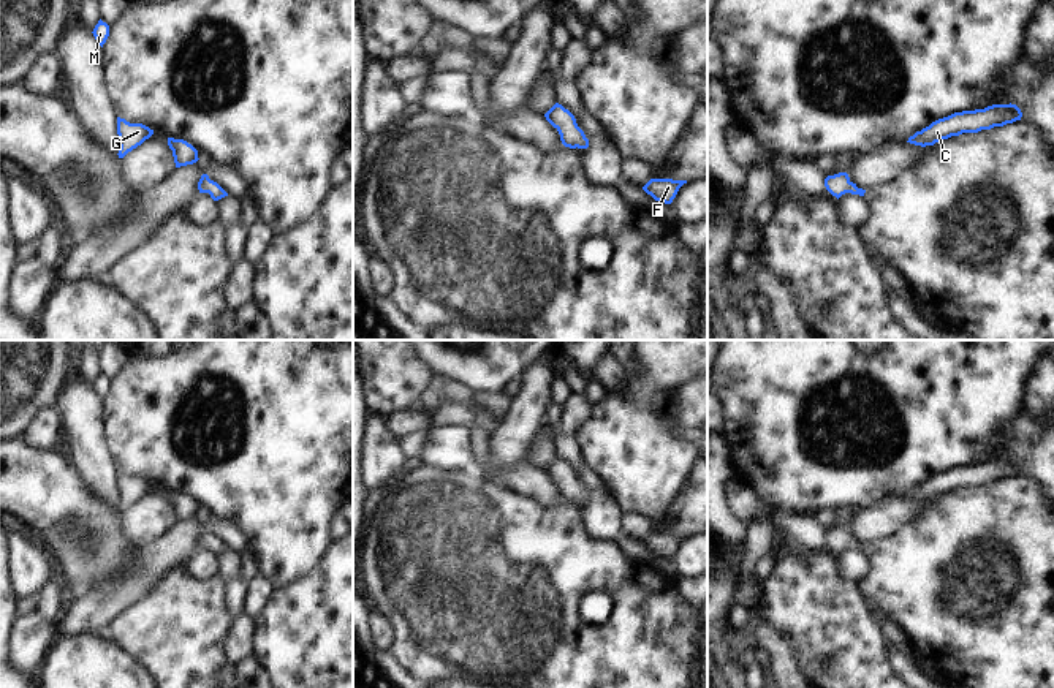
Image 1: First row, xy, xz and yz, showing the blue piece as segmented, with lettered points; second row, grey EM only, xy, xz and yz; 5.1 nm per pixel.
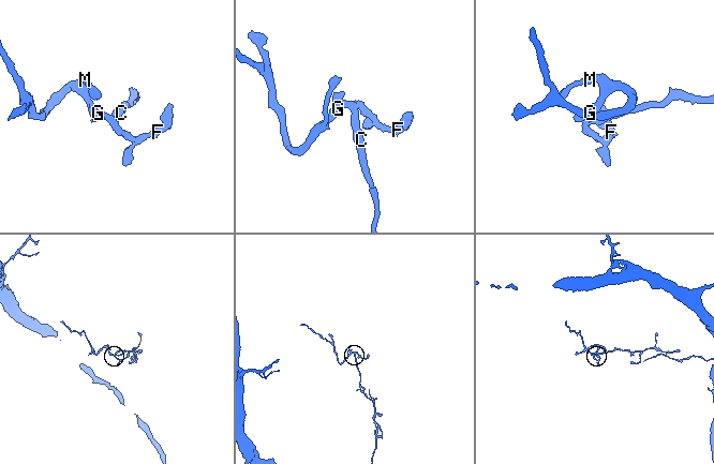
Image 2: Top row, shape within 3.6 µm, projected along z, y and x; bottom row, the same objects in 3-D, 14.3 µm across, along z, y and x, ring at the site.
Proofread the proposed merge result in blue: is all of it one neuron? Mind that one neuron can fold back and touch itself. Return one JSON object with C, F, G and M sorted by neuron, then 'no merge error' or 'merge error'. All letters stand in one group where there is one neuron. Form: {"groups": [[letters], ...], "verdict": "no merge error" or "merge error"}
{"groups": [["C", "F", "G", "M"]], "verdict": "no merge error"}

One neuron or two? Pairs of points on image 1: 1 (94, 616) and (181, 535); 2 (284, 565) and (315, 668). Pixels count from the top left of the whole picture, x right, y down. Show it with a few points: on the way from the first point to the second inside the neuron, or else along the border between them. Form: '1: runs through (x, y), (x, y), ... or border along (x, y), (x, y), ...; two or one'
1: runs through (116, 593), (159, 555); one
2: border along (322, 563), (293, 582), (272, 589); two

